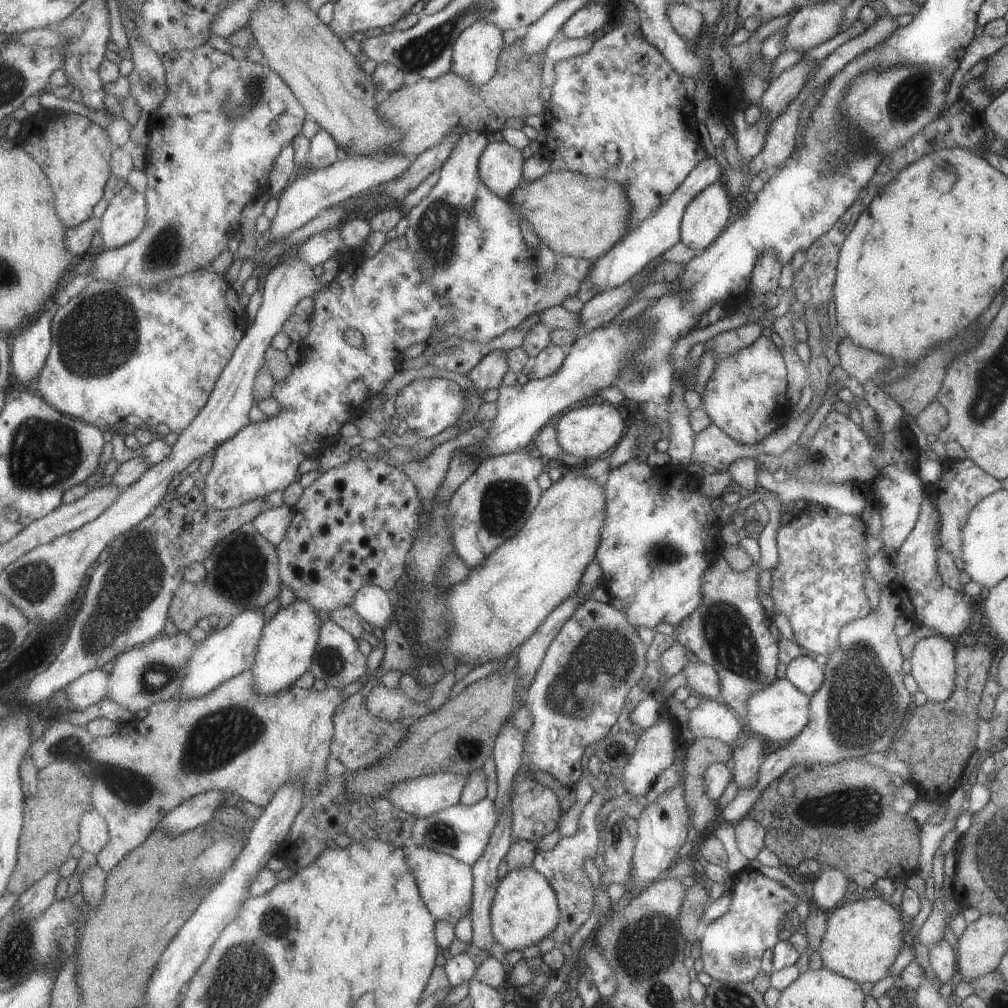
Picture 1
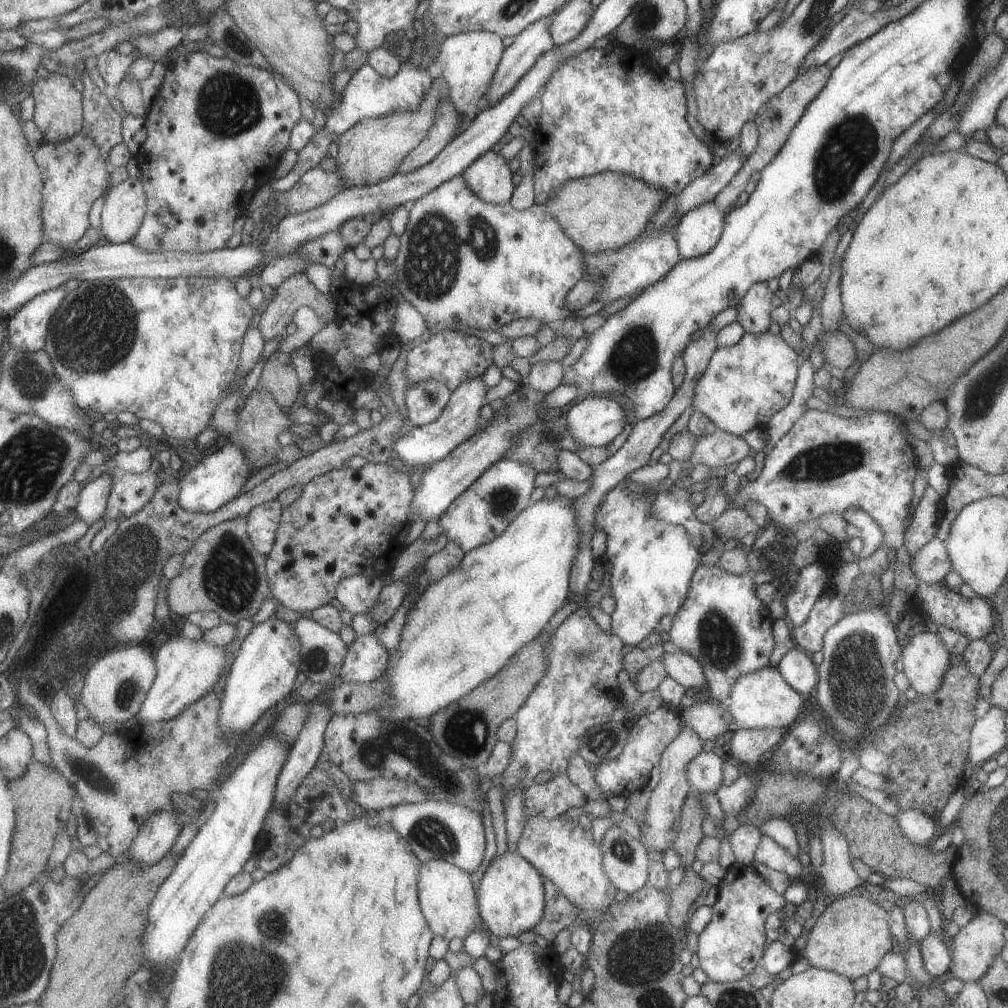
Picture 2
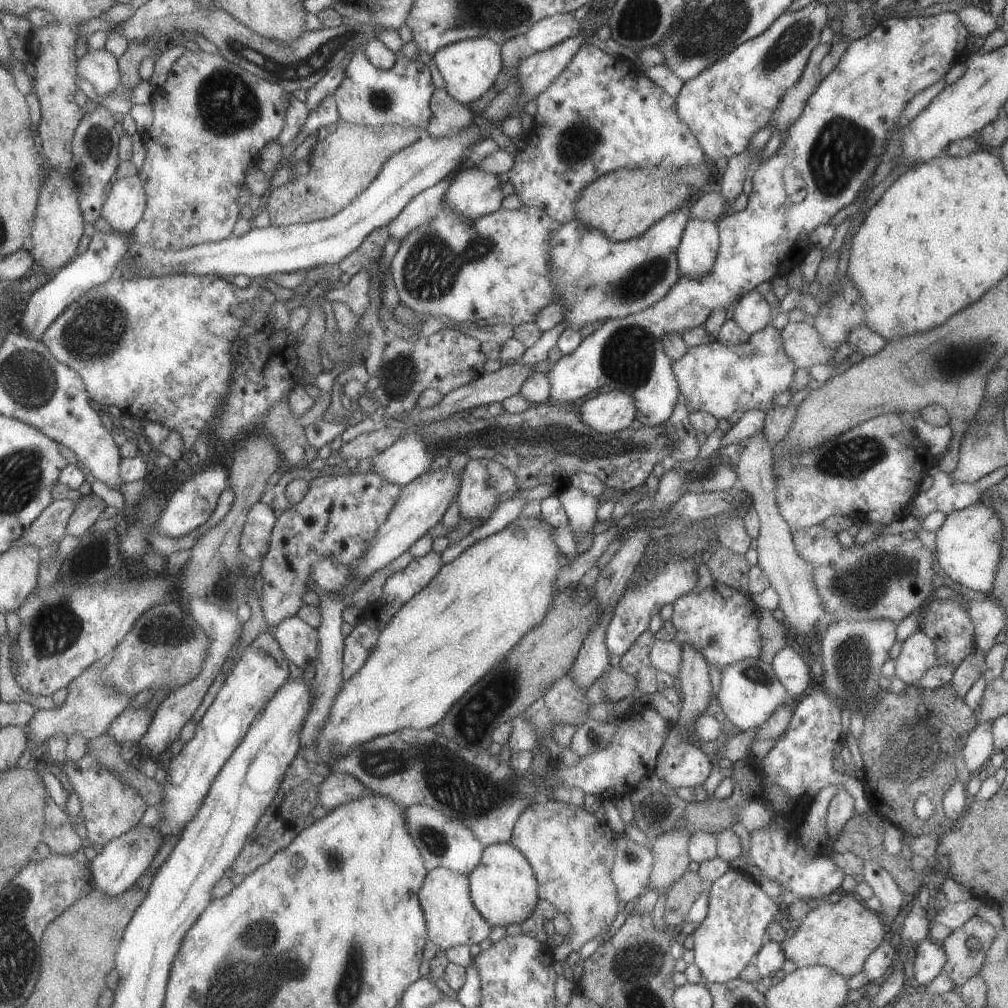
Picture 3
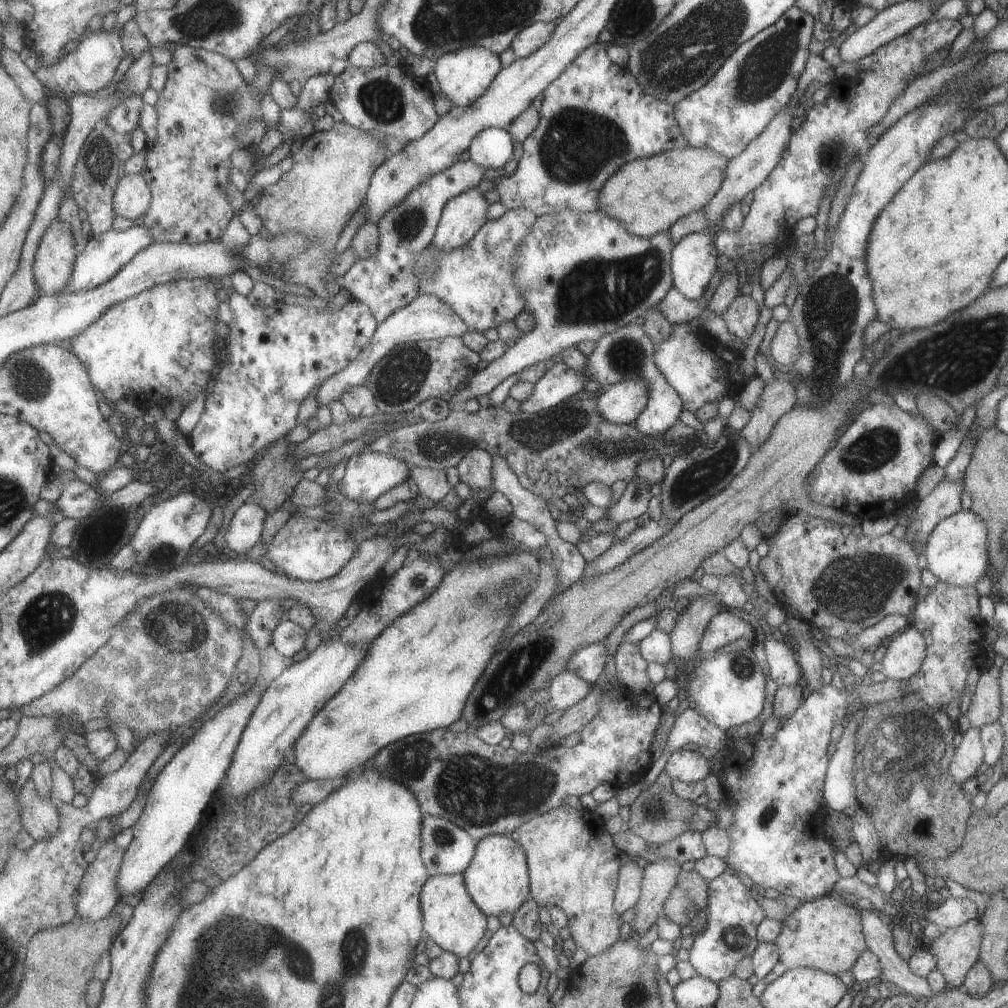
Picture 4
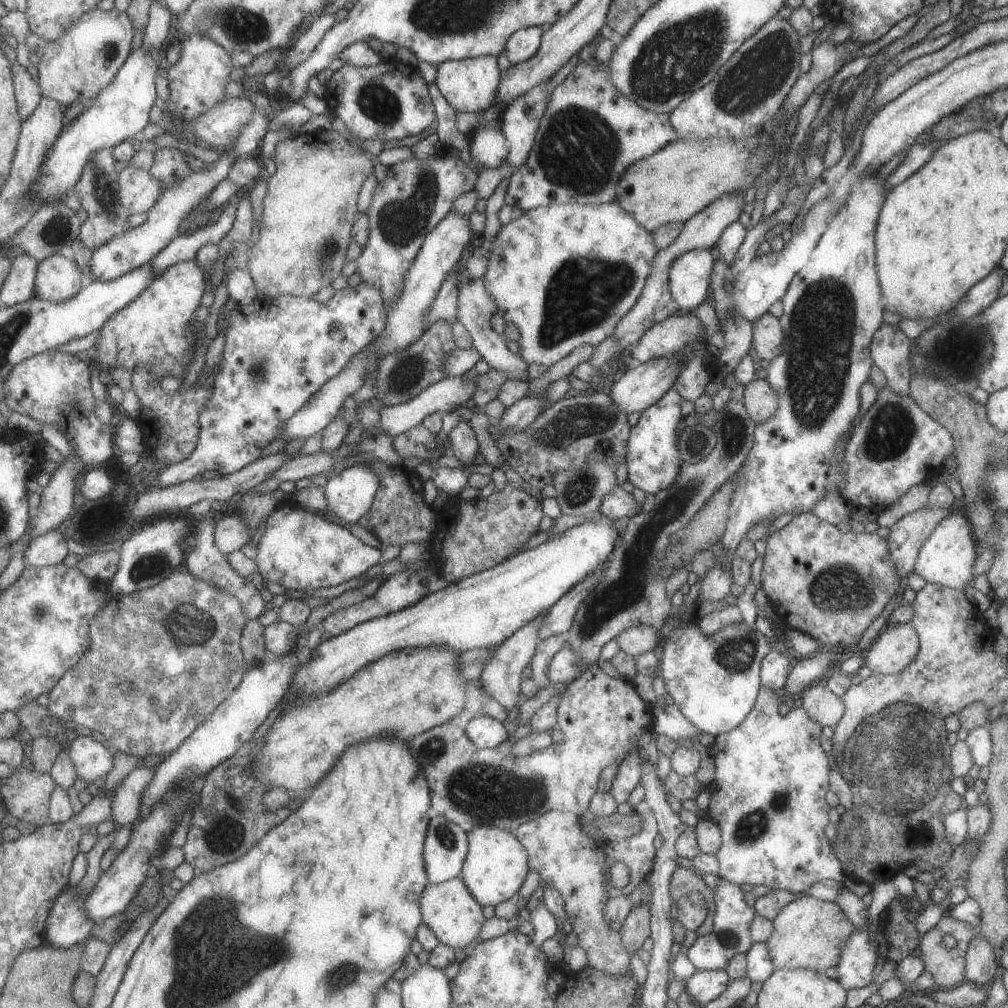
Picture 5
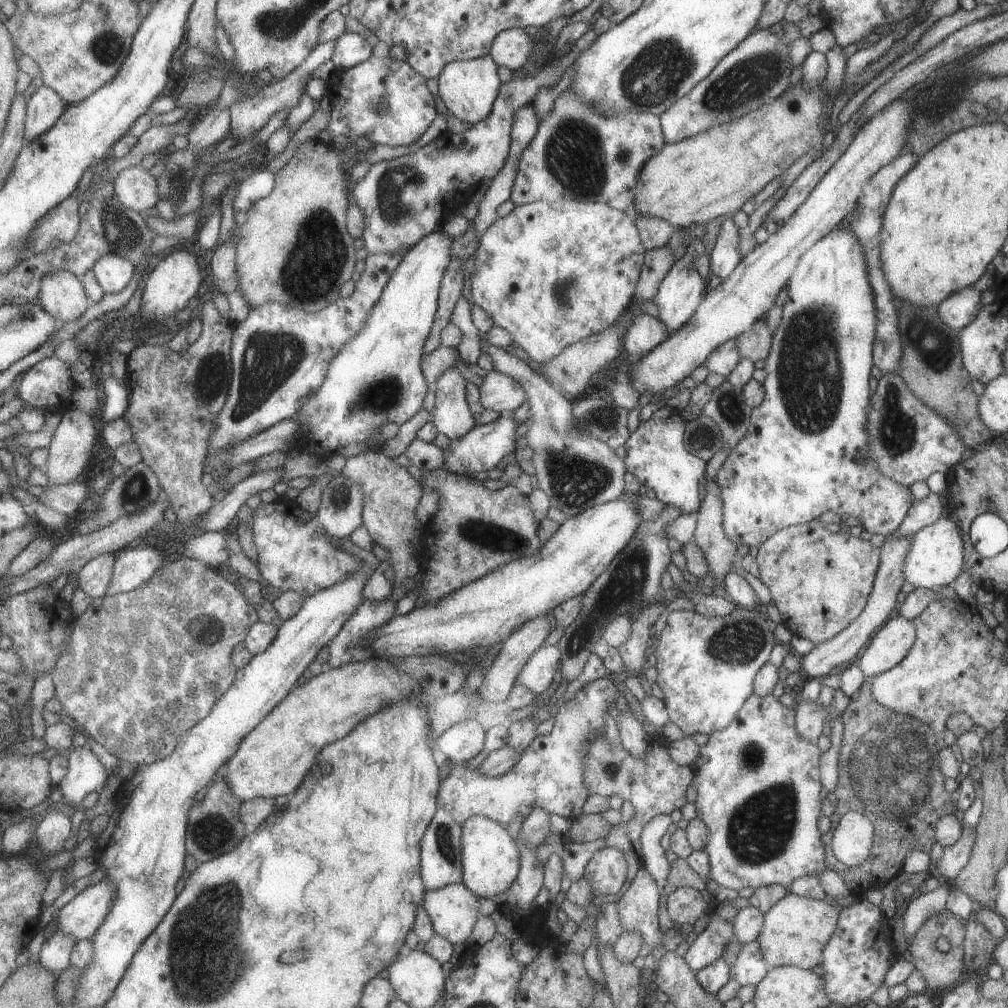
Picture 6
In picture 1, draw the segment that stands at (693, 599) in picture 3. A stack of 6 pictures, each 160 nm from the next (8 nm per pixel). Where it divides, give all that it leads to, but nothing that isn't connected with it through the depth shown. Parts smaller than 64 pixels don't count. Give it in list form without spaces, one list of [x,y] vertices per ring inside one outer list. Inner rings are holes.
[[[757,486],[760,494],[759,500],[766,506],[768,512],[768,523],[758,534],[757,541],[760,548],[760,559],[757,566],[751,565],[747,570],[734,571],[720,555],[717,556],[709,567],[706,567],[701,579],[702,599],[699,606],[689,616],[686,616],[678,624],[677,642],[681,643],[689,652],[692,652],[702,663],[712,666],[718,674],[718,681],[722,692],[723,701],[742,720],[746,729],[746,702],[750,694],[761,690],[777,678],[776,664],[778,661],[778,644],[769,635],[769,624],[771,622],[767,605],[762,600],[757,600],[758,574],[763,570],[774,569],[778,563],[778,552],[776,547],[776,532],[780,521],[780,504],[777,497],[771,496],[771,492],[763,487]]]

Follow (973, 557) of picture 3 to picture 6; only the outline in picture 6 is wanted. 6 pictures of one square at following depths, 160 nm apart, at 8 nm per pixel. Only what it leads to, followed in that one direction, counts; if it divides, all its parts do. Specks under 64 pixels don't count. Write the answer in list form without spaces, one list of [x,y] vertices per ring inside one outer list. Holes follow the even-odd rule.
[[[941,517],[938,521],[914,532],[910,538],[910,547],[905,555],[903,578],[914,587],[923,587],[937,591],[942,586],[952,586],[962,571],[964,546],[960,530],[952,517]]]

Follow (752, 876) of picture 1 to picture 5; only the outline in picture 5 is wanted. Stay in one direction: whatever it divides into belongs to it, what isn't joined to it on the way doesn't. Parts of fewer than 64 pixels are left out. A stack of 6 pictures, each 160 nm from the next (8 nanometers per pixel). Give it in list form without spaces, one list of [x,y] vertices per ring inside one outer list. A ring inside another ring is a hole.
[[[717,880],[717,886],[712,888],[715,913],[712,917],[711,933],[698,936],[697,940],[687,950],[687,959],[691,961],[696,971],[711,971],[724,969],[727,962],[735,954],[745,954],[751,947],[749,924],[755,916],[755,910],[743,900],[740,886],[729,884],[725,880]]]

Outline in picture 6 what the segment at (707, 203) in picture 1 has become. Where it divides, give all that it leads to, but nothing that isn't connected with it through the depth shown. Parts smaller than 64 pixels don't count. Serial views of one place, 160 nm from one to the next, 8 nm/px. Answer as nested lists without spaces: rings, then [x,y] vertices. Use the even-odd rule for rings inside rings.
[[[691,241],[684,250],[685,253],[667,271],[663,280],[659,283],[658,291],[652,298],[652,302],[659,312],[658,319],[666,326],[670,334],[681,328],[691,318],[691,315],[699,306],[701,295],[707,290],[707,283],[699,276],[694,267],[694,258],[707,254],[707,250],[708,248],[701,241]]]

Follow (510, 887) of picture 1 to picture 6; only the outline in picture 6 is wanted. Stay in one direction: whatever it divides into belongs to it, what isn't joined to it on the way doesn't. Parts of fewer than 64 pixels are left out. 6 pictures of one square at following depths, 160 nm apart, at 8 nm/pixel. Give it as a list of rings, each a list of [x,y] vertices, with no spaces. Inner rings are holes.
[[[470,816],[461,825],[462,883],[477,898],[491,899],[506,892],[520,869],[520,854],[514,838],[505,826],[480,816]]]

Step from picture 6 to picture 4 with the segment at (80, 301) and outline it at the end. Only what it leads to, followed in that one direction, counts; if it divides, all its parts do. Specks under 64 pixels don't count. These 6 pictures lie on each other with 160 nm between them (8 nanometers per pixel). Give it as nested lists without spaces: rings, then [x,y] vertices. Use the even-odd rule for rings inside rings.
[[[57,218],[53,221],[50,228],[45,231],[36,252],[34,273],[39,291],[45,295],[61,294],[68,282],[72,280],[72,274],[76,268],[76,258],[80,251],[80,246],[76,243],[73,232],[70,230],[72,223],[65,222],[69,226],[69,229],[66,229],[59,220],[61,219]]]

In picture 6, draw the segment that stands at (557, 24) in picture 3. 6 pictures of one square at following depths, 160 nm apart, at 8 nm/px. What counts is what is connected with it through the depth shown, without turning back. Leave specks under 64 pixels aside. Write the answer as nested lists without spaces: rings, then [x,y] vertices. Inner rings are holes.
[[[505,29],[494,37],[488,53],[497,66],[515,71],[528,61],[533,47],[534,38],[524,29]]]

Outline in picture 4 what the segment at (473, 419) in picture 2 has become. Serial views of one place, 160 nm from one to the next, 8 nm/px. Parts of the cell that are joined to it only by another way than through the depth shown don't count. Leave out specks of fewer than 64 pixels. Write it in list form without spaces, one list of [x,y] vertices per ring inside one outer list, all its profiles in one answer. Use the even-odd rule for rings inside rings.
[[[353,453],[348,456],[340,489],[350,499],[373,502],[380,494],[407,480],[411,467],[391,453]]]

